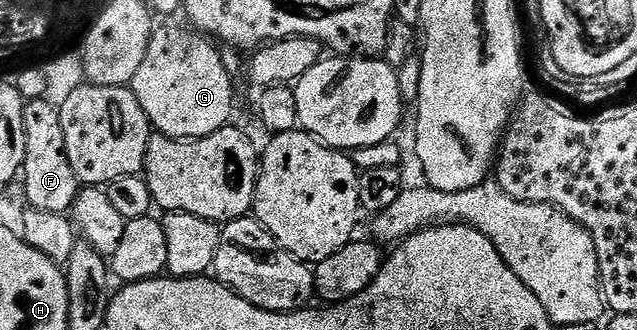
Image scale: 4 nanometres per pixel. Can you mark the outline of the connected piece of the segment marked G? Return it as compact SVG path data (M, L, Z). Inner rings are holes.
M171 25L152 32L145 59L137 67L137 75L133 75L129 88L137 103L141 103L141 111L145 111L162 136L174 137L177 141L198 141L200 137L228 128L235 89L231 86L233 76L225 71L216 42L187 29Z

